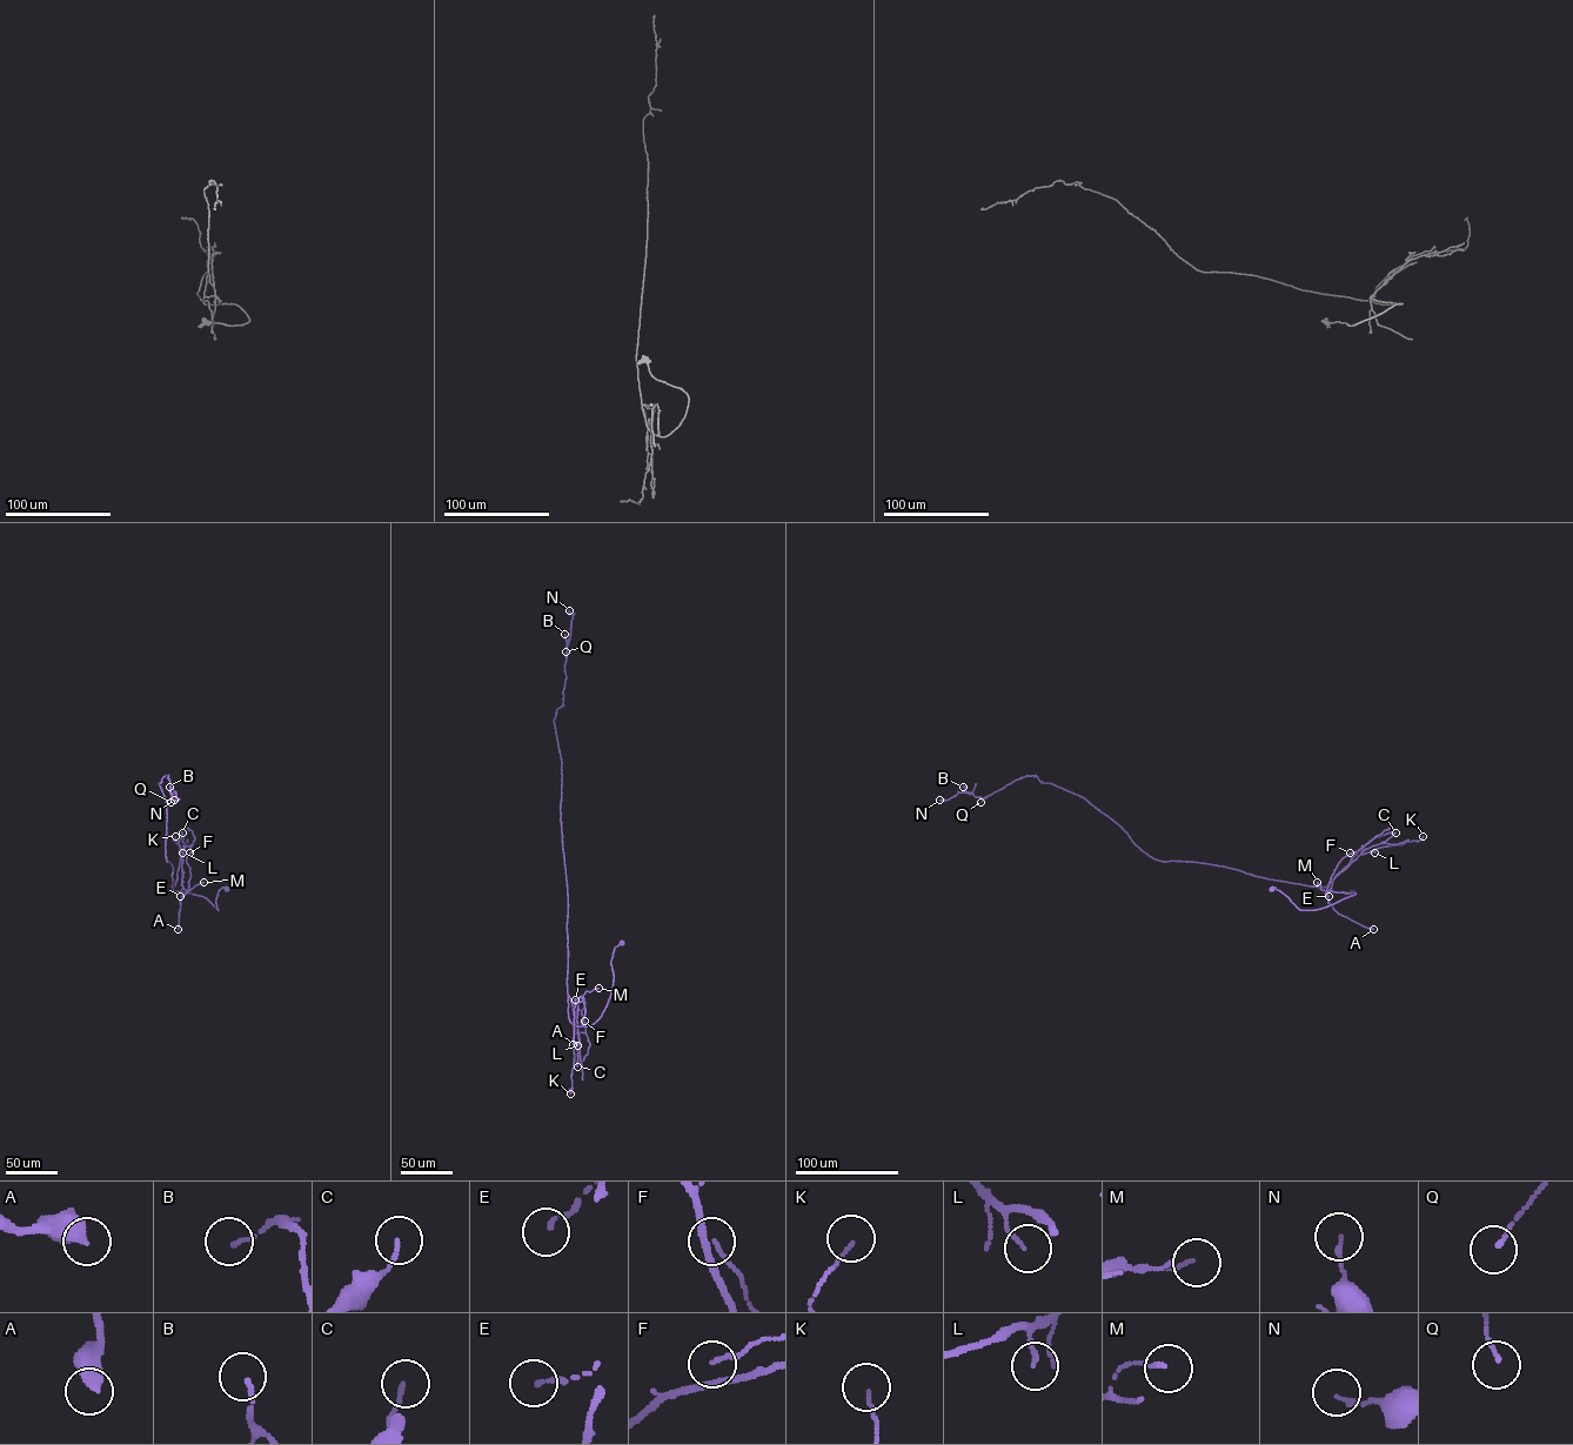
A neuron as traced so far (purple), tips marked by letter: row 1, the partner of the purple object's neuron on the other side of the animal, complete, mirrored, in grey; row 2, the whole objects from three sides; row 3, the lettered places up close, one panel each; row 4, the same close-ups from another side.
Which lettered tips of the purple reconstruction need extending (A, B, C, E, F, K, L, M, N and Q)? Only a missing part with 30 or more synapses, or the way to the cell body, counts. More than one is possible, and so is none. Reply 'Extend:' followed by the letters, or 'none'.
Extend: none

